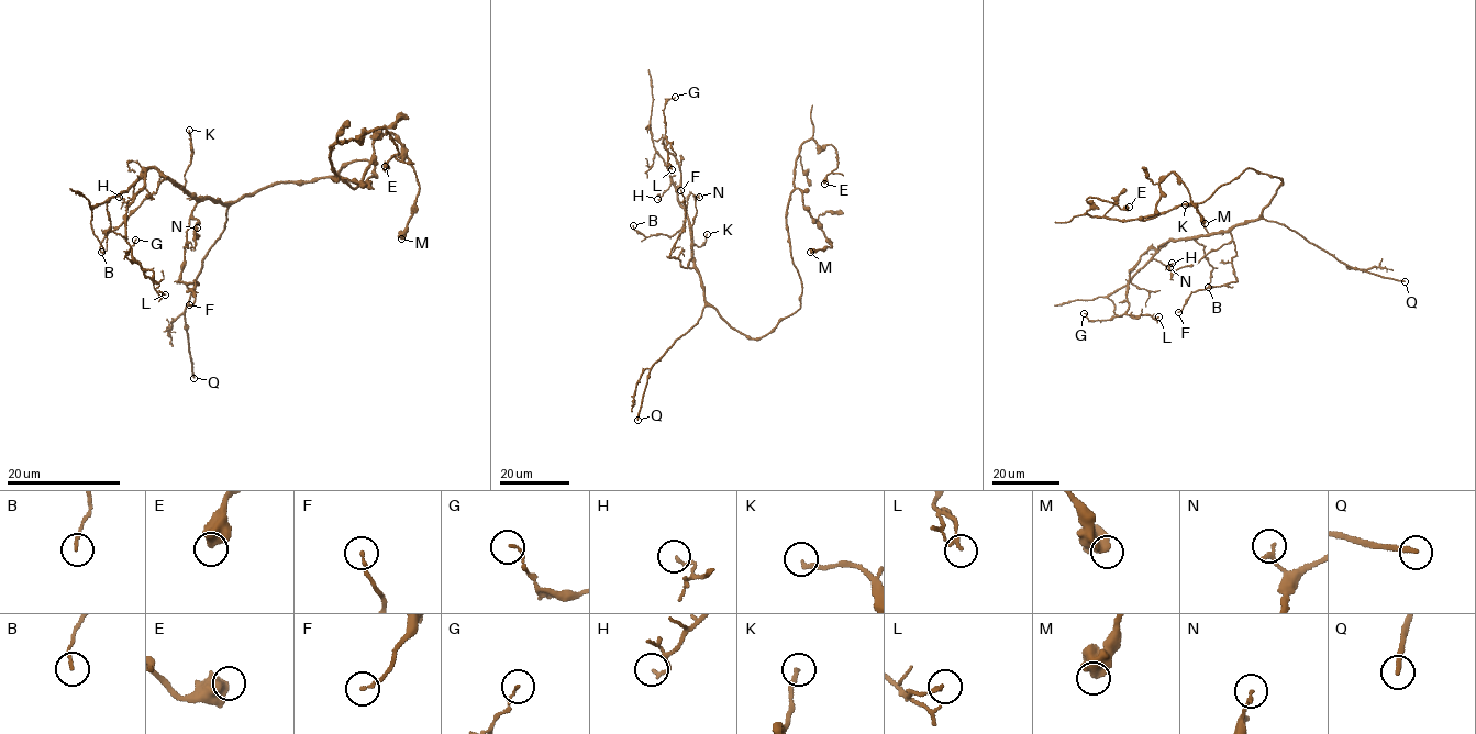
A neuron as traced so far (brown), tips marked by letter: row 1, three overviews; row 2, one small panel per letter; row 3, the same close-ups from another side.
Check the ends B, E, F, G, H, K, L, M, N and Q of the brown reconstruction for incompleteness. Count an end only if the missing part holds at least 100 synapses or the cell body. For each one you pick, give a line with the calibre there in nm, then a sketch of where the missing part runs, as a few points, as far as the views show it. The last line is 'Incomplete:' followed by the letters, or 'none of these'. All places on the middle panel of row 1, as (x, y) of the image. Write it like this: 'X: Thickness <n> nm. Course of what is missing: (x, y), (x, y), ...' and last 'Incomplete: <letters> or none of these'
Q: Thickness 220 nm
Incomplete: Q

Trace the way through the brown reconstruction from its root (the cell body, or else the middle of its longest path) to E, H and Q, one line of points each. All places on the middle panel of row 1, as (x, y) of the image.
E: (762, 336), (800, 306), (801, 279), (786, 219), (796, 157), (810, 138), (835, 151), (838, 167), (824, 184)
H: (762, 336), (748, 338), (734, 330), (705, 300), (705, 286), (692, 256), (690, 222), (674, 184), (657, 199)
Q: (762, 336), (748, 338), (734, 330), (714, 308), (703, 308), (697, 324), (653, 365), (637, 420)

